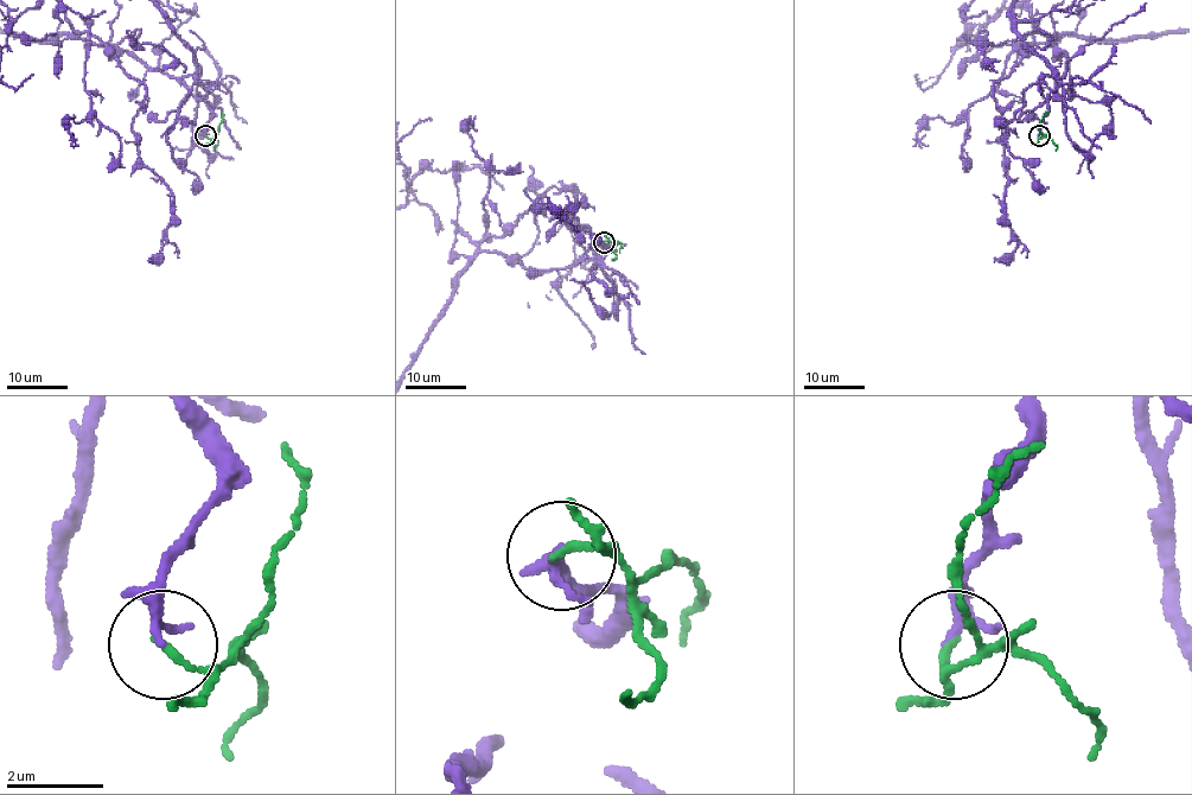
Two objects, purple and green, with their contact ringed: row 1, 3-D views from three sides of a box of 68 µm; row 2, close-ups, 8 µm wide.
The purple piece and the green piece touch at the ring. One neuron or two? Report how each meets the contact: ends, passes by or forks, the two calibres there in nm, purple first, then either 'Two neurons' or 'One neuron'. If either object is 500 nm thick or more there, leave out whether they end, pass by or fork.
At the ring purple passes by. At the ring green ends. Thickness 170 nm (purple) against 150 nm. Two neurons

